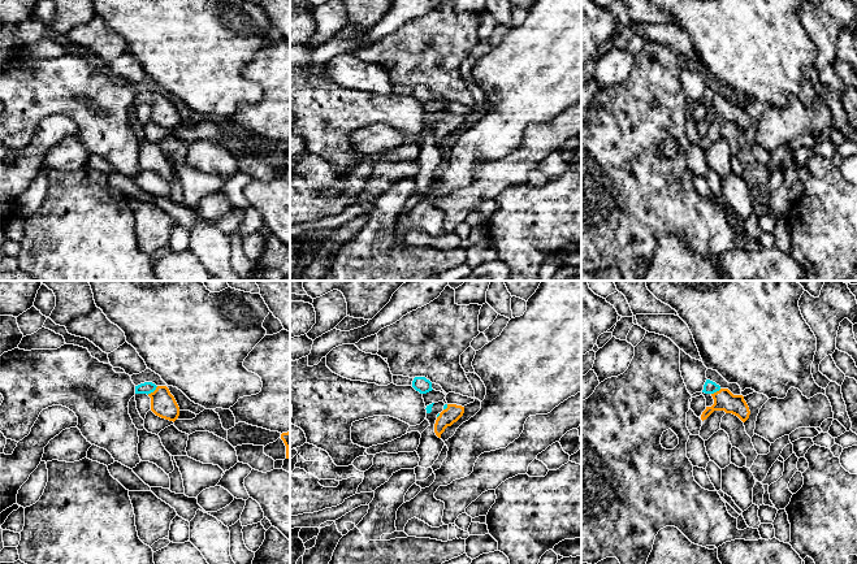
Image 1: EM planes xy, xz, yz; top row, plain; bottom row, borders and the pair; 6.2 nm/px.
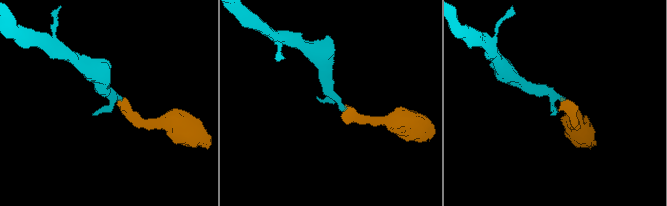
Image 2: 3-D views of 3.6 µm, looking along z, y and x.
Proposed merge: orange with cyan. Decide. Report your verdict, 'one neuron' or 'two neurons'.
one neuron

